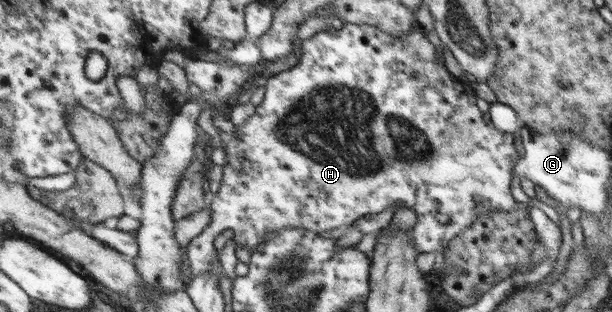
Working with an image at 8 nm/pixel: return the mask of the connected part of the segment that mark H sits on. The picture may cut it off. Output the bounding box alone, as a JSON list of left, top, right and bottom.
[185,23,521,276]

